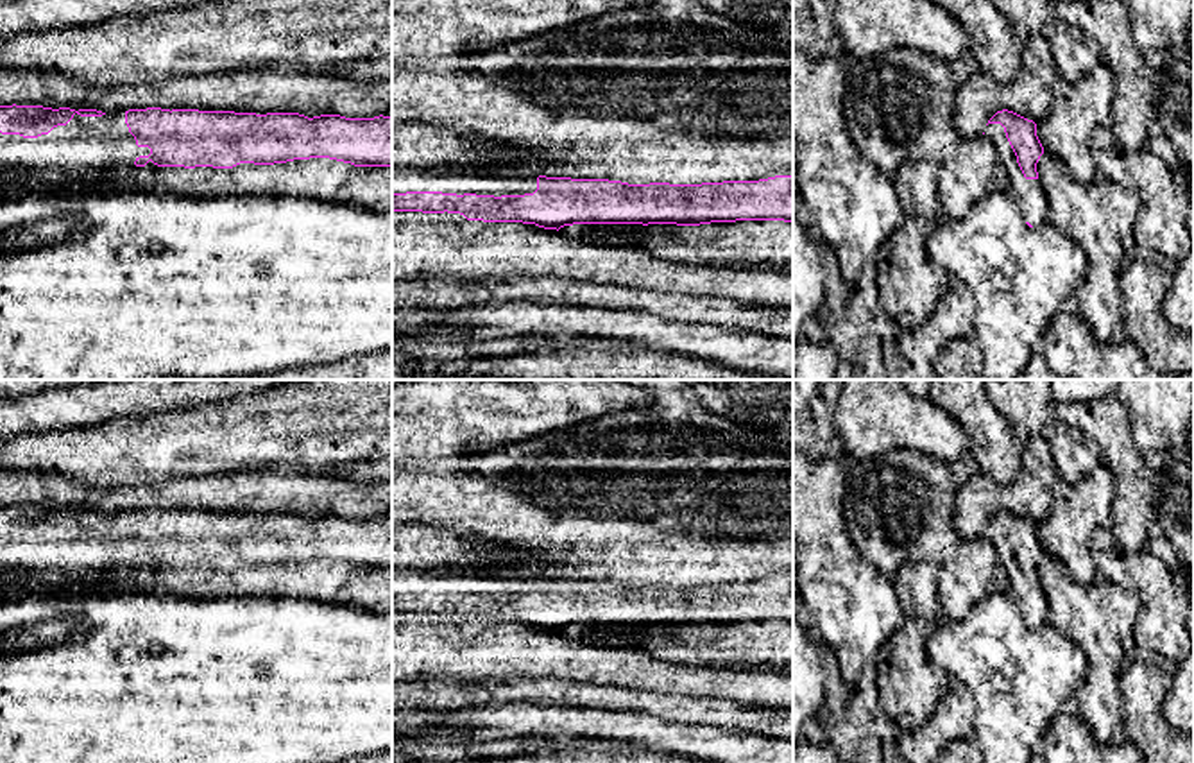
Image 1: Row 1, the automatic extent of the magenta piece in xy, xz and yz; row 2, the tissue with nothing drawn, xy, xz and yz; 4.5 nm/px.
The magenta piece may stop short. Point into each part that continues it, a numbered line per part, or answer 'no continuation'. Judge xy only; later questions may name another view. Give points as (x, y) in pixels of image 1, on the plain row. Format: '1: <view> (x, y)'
1: xy (72, 559)

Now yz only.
1: yz (1028, 595)

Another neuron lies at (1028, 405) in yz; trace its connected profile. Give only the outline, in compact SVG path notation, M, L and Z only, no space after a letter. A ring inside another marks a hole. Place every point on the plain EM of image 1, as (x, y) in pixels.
M986 380L986 394L1019 437L1036 433L1047 441L1063 482L1078 484L1101 464L1097 444L1056 417L1049 380Z

